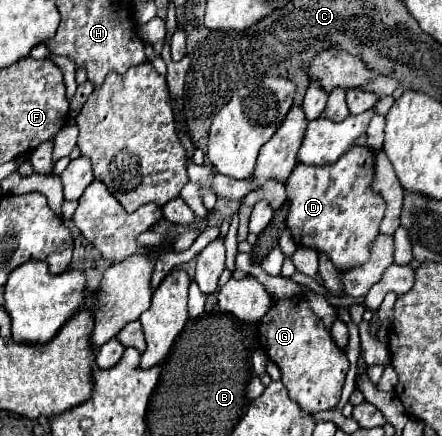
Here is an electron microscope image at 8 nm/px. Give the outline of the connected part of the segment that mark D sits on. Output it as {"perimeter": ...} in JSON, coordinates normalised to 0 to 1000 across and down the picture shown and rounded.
{"perimeter":[[[794,337],[753,378],[672,378],[645,424],[658,466],[649,521],[667,557],[744,585],[762,617],[790,617],[830,599],[835,562],[857,539],[857,511],[871,489],[871,461],[839,433],[844,388],[848,365],[830,337]]]}

